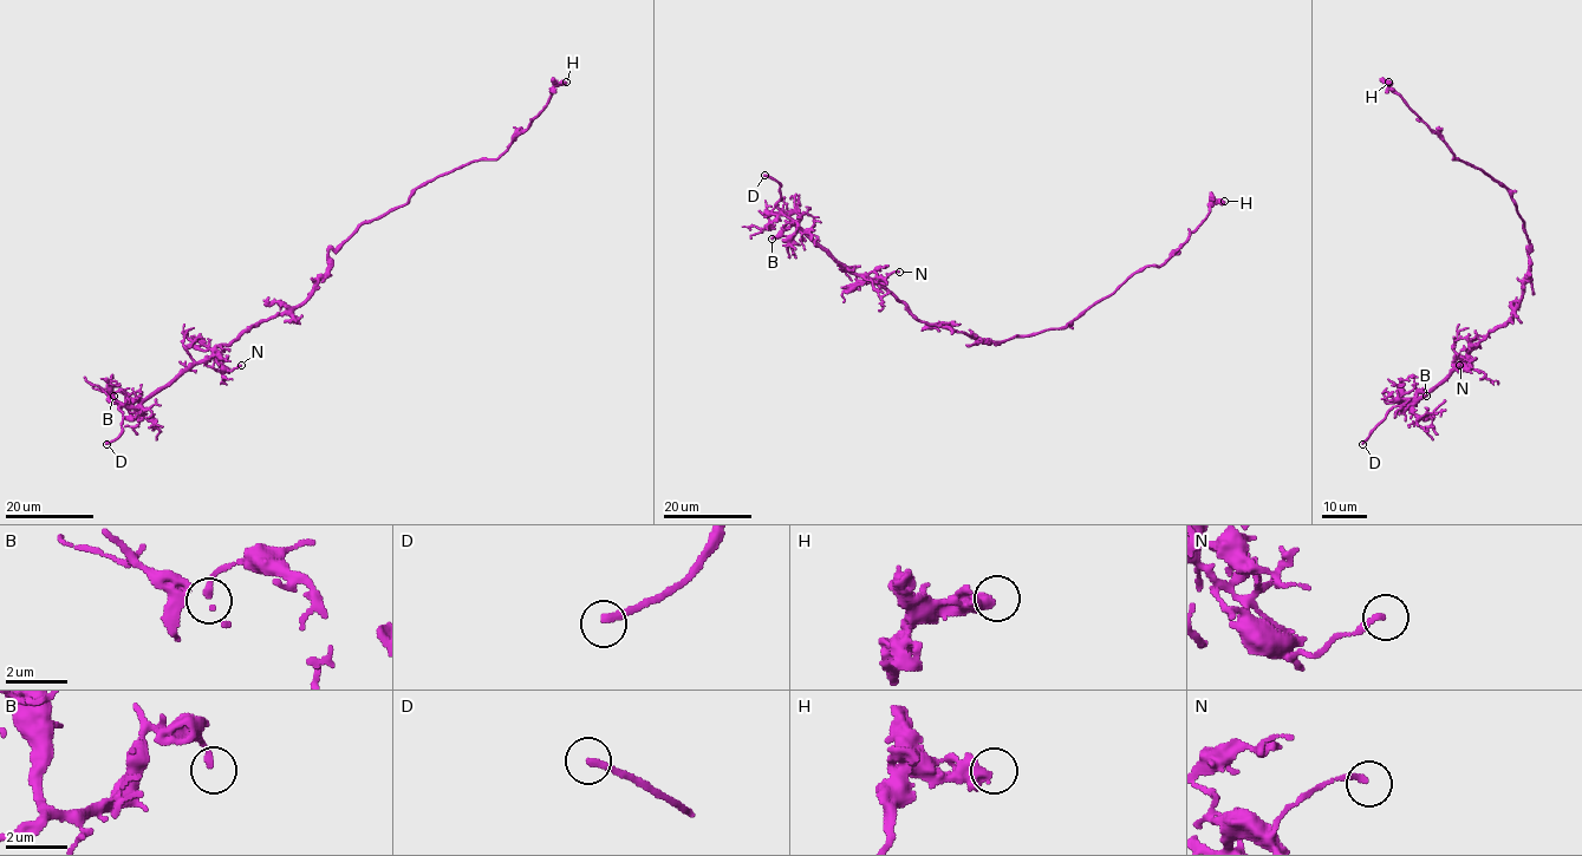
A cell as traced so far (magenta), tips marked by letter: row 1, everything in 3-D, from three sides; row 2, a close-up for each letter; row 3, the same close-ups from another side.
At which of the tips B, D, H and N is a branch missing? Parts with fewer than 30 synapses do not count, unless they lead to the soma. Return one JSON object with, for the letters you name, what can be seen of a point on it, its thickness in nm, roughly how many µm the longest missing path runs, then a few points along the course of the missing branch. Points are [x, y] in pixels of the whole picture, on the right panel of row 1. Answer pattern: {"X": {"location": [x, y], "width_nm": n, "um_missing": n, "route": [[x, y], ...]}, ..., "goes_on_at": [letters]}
{"D": {"location": [1362, 444], "width_nm": 240, "um_missing": 45, "route": [[1362, 444], [1351, 444], [1336, 423], [1349, 426], [1366, 439]]}, "goes_on_at": ["D"]}

